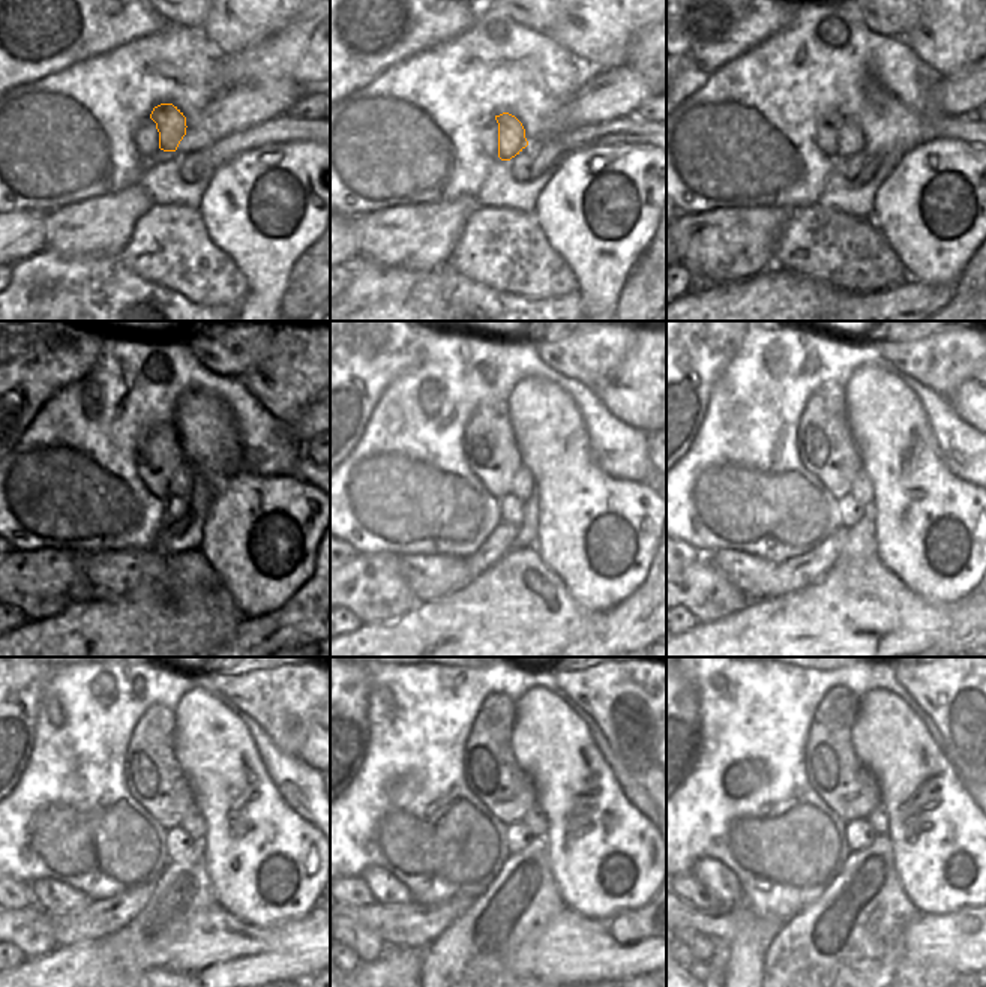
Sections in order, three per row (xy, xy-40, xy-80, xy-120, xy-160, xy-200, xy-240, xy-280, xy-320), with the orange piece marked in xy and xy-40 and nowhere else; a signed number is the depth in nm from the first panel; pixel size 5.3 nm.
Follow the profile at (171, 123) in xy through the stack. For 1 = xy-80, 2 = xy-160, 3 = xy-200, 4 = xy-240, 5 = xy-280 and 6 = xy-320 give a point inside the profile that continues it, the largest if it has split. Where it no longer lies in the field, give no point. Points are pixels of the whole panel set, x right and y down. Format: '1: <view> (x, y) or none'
1: xy-80 (850, 141)
2: xy-160 (523, 485)
3: xy-200 (862, 489)
4: xy-240 (194, 824)
5: xy-280 (535, 819)
6: xy-320 (878, 819)

